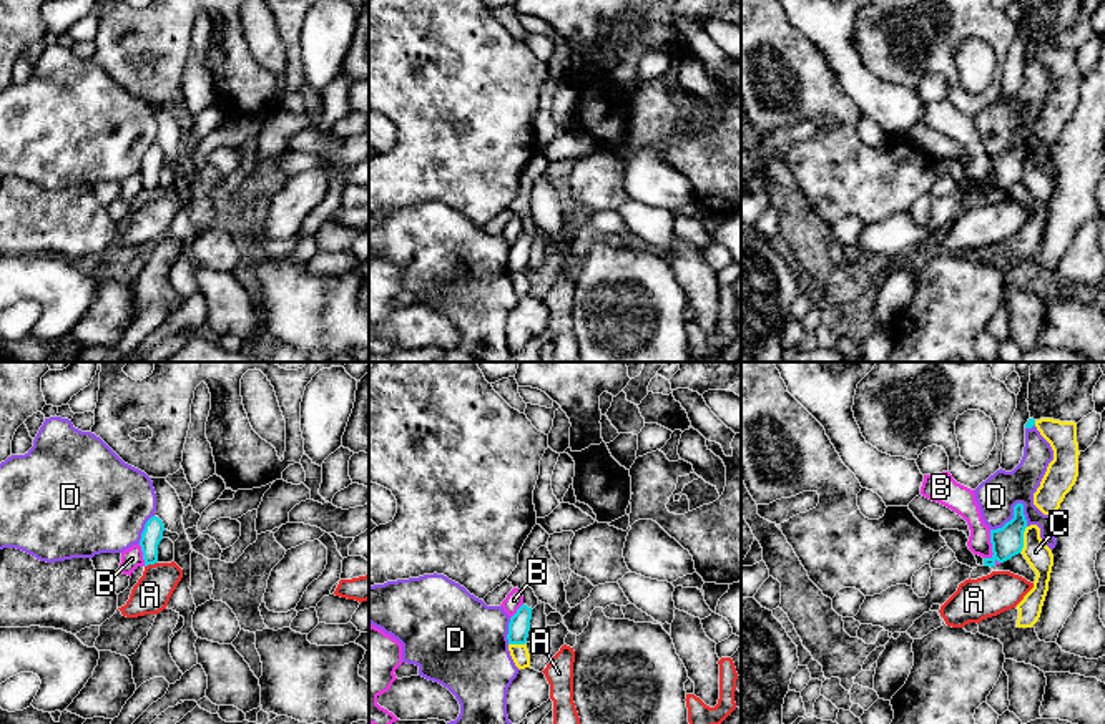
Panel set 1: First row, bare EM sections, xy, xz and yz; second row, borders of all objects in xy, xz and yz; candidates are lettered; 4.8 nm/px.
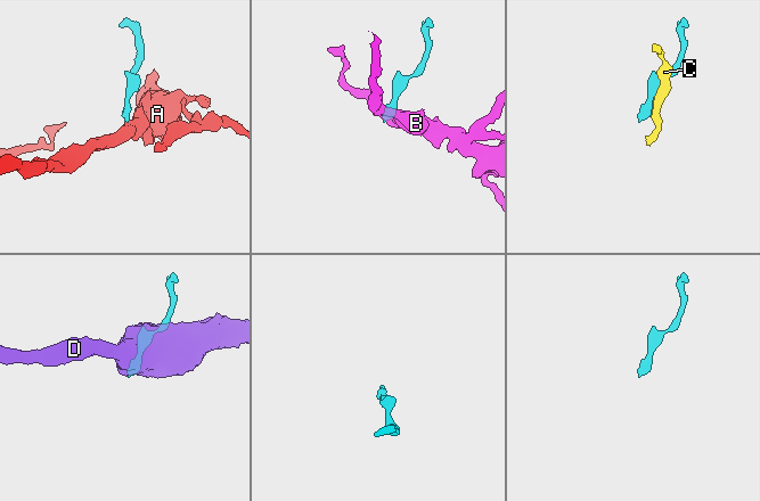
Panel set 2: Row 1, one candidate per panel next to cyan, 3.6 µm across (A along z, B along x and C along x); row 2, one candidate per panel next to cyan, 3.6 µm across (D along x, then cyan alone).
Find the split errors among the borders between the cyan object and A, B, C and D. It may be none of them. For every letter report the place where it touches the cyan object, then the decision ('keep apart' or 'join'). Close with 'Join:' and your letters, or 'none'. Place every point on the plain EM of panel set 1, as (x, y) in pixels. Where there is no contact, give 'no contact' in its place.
A: meets cyan in xy at (150, 191); keep apart
B: meets cyan in yz at (992, 175); keep apart
C: meets cyan in yz at (1022, 168); keep apart
D: meets cyan in yz at (1012, 146); keep apart
Join: none

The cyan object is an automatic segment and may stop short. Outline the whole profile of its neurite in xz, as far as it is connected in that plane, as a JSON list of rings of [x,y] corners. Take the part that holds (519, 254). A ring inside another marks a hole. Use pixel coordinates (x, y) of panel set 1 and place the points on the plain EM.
[[[522,232],[508,251],[508,272],[525,272],[530,259],[532,236]]]

